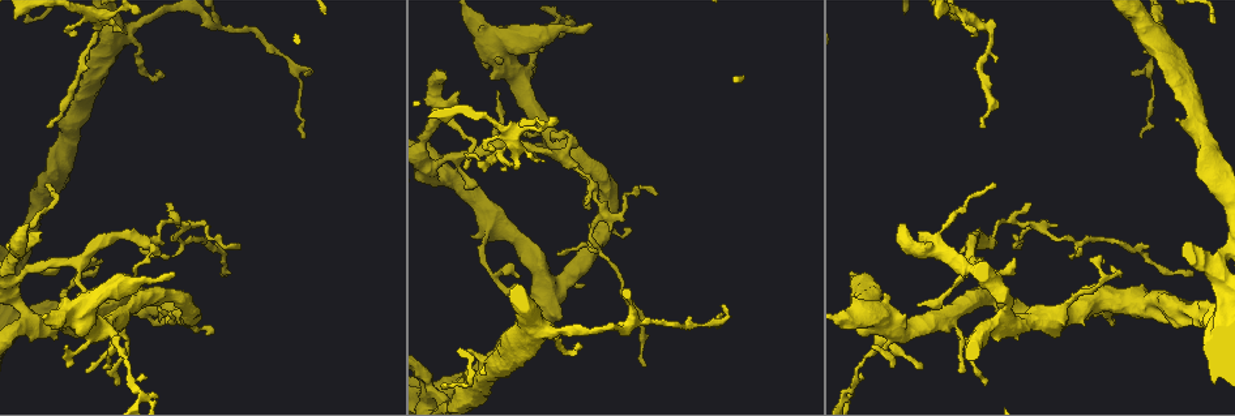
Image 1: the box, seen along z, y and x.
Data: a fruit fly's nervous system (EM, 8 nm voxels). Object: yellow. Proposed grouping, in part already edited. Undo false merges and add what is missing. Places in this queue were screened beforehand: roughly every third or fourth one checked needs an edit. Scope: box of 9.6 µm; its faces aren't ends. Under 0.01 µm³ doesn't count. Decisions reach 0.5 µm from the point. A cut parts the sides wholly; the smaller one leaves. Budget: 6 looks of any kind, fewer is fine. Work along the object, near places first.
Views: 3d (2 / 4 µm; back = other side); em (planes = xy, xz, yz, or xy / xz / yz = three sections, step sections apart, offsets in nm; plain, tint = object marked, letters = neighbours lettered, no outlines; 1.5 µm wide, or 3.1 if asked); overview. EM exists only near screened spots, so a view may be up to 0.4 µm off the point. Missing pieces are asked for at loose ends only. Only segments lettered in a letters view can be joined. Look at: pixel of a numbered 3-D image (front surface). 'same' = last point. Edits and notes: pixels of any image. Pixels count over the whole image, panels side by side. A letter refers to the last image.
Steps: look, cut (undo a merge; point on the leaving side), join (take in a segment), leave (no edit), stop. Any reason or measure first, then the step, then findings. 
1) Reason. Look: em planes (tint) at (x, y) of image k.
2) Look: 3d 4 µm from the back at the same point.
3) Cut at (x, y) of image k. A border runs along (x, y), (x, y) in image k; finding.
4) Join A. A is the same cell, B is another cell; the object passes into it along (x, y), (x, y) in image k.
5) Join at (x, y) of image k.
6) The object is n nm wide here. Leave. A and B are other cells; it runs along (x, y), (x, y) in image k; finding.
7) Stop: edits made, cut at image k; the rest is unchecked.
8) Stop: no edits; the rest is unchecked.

An open end. Look: em planes (tint) at (629, 228) of image 1.

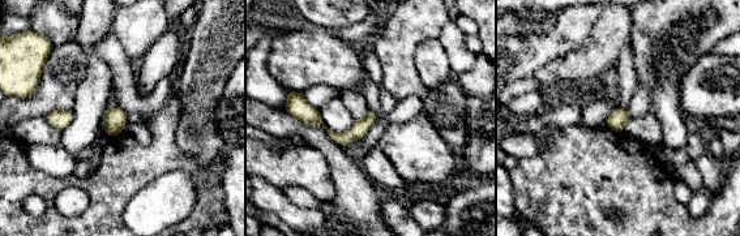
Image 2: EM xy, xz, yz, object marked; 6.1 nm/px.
Look: em planes (letters) at the same point.

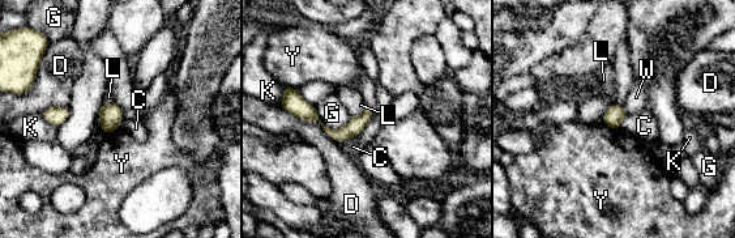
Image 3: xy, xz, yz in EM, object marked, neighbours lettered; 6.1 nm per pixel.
Leave. C, D, G, K, L, W and Y are other cells; a border runs along (603, 122), (611, 128), (619, 130) in image 3; none of them fits.

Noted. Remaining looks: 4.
Look: 3d 4 µm at (468, 348) of image 1.

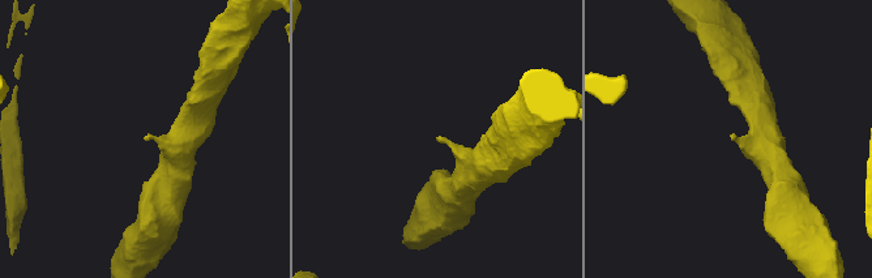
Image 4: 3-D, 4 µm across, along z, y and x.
Shape alone is not enough. Look: em planes (plain) at (438, 138) of image 4.

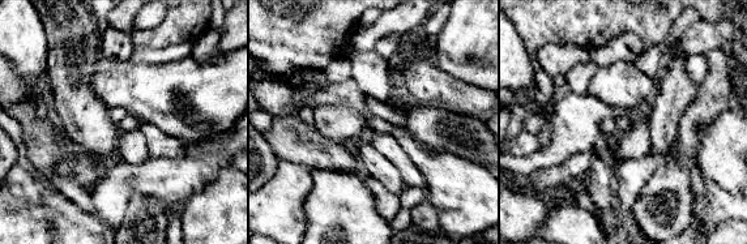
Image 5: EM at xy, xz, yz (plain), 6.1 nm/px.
Look: em planes (letters) at the same point.

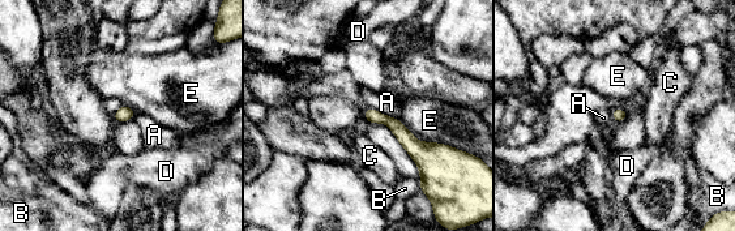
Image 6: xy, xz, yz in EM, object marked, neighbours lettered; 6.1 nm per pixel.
Leave. A, B, C, D and E are other cells; it runs along (367, 112), (435, 155) in image 6; none of them fits.

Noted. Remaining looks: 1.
Stop: no edits; the rest is unchecked.

